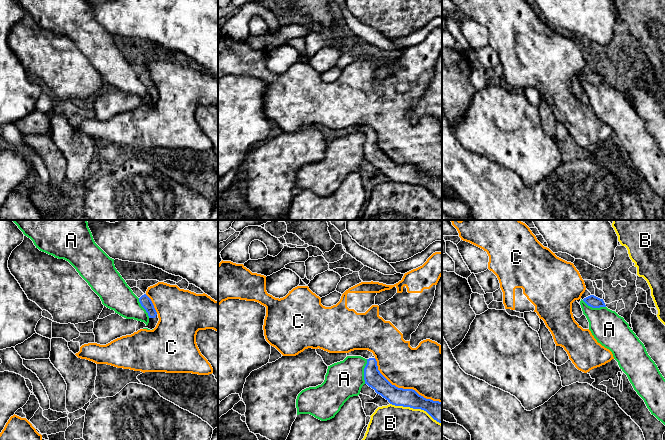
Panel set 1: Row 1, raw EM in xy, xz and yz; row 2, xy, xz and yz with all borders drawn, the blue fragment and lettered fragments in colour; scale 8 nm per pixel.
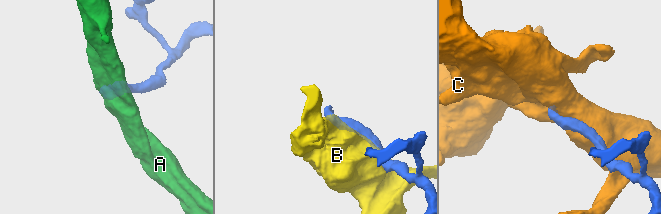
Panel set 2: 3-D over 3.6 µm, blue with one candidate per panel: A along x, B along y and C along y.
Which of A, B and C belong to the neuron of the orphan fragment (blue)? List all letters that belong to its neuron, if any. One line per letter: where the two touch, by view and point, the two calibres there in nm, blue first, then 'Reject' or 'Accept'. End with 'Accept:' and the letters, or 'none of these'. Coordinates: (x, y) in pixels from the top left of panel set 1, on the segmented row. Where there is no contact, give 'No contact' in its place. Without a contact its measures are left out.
A: Touches blue at xz (364, 371). Thickness 150 nm (blue) against 300 nm. Reject
B: Touches blue at xz (416, 408). Thickness 160 nm (blue) against 280 nm. Reject
C: Touches blue at xz (404, 389). Thickness 150 nm (blue) against 380 nm. Reject
Accept: none of these

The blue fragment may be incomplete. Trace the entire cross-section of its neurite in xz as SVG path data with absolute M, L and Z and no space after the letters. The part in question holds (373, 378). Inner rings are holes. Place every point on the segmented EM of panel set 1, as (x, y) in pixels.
M354 350L347 356L361 356L367 360L364 368L365 384L395 406L410 407L426 411L434 420L442 424L442 402L426 399L413 389L403 389L392 385L378 370L373 353L368 350Z

